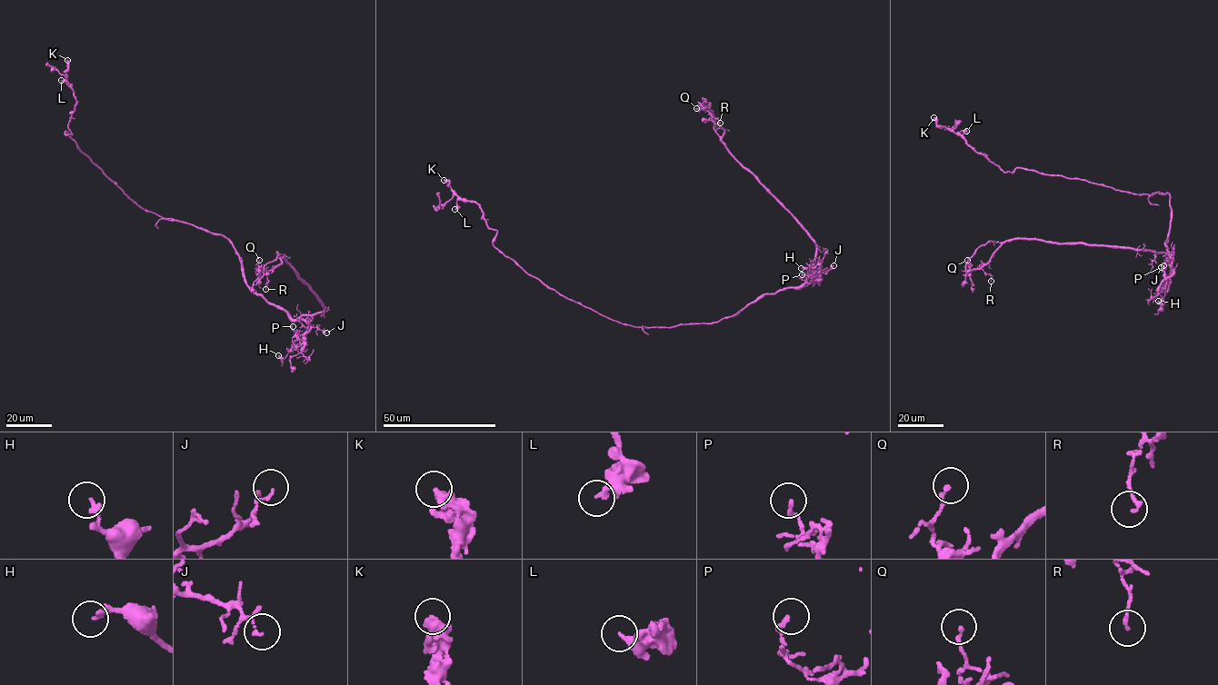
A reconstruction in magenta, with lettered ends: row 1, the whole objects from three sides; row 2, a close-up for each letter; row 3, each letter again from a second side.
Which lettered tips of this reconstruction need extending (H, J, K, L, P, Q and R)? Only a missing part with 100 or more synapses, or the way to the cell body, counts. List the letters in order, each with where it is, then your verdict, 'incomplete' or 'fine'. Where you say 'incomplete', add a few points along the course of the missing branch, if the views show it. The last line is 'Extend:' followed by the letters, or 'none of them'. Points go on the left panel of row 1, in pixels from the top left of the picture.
H: at (278, 355); fine
J: at (326, 332); fine
K: at (67, 60); fine
L: at (61, 80); fine
P: at (293, 326); fine
Q: at (259, 260); fine
R: at (265, 289); fine
Extend: none of them

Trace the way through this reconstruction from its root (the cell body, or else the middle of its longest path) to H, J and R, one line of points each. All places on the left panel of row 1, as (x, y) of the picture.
H: (228, 240), (239, 257), (245, 284), (310, 326), (304, 343), (292, 347), (284, 357), (278, 355)
J: (228, 240), (239, 257), (245, 284), (268, 302), (279, 305), (294, 319), (302, 319), (326, 332)
R: (228, 240), (244, 282), (268, 302), (294, 319), (325, 309), (281, 256), (266, 274), (265, 289)

